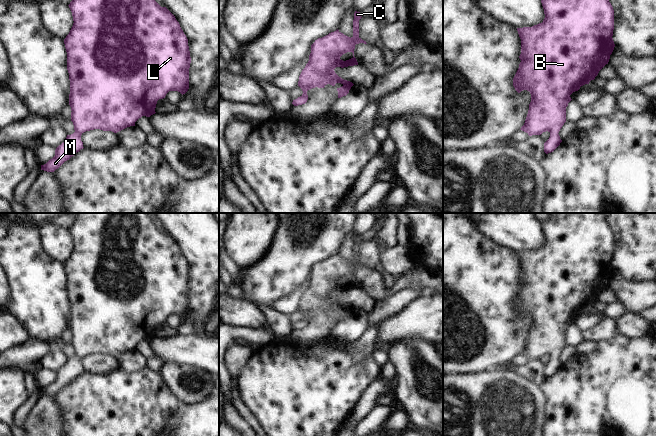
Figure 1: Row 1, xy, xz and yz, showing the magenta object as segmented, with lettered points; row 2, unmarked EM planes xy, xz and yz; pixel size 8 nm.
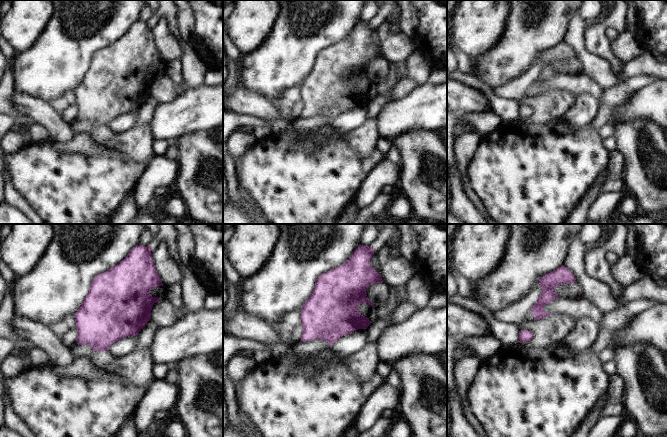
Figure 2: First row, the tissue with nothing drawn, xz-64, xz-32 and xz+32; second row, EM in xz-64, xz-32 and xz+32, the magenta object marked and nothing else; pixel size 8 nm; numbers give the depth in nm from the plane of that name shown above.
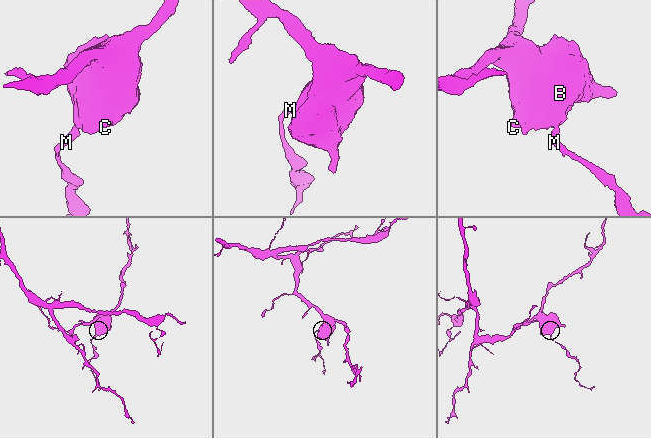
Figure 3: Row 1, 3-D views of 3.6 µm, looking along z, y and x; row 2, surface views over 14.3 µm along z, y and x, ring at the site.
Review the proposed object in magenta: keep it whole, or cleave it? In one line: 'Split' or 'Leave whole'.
Leave whole

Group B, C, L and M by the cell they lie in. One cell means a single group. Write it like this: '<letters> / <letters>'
B C L M

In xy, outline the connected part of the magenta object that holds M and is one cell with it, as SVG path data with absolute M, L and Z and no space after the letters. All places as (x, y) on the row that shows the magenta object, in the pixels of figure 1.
M72 0L68 5L73 16L73 26L64 39L67 52L67 70L70 80L69 105L71 107L71 121L75 132L67 135L64 142L55 150L55 156L46 164L41 165L41 170L54 172L65 161L69 160L77 152L83 149L81 135L90 130L100 129L117 133L127 127L135 126L135 122L142 116L150 117L155 114L155 108L159 99L165 98L169 91L178 91L182 95L189 89L189 68L191 63L188 39L180 27L175 16L166 8L161 7L155 0Z

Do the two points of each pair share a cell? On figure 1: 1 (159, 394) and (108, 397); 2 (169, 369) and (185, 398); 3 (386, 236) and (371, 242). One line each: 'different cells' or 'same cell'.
1: same cell
2: same cell
3: same cell

